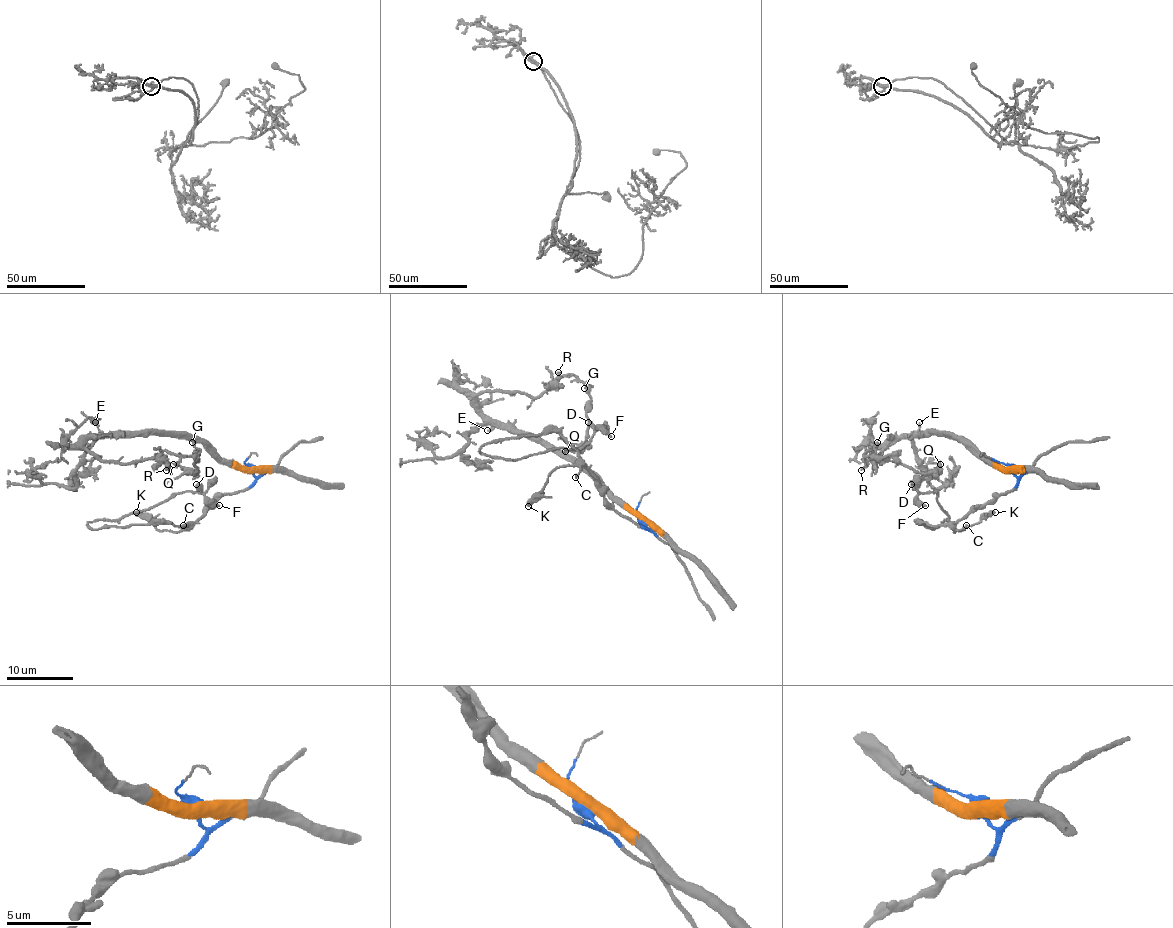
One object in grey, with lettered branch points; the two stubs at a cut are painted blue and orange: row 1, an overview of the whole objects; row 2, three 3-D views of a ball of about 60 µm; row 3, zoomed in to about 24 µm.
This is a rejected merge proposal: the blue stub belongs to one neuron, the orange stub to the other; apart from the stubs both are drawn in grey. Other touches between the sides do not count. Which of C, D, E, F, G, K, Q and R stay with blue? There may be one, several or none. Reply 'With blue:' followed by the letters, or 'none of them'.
With blue: C, D, F, K

